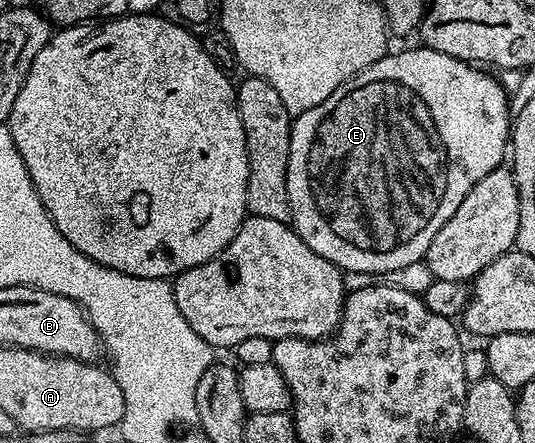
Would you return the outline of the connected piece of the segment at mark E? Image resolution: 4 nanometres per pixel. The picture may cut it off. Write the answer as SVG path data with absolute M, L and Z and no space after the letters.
M423 47L404 49L401 53L392 51L382 59L378 59L370 67L363 69L358 75L351 77L346 83L342 83L342 87L338 87L338 91L334 91L334 95L330 95L330 99L326 99L326 103L318 103L318 107L310 107L310 111L295 114L292 123L292 134L290 135L290 159L288 160L288 170L286 171L286 191L288 192L288 206L292 212L290 224L302 239L302 243L306 243L306 247L310 247L310 251L314 251L322 259L326 259L330 263L337 265L345 274L354 272L384 274L386 272L398 271L399 268L407 267L410 263L424 261L428 256L428 248L434 239L434 235L438 235L438 231L442 231L442 223L446 223L446 219L450 219L450 215L454 215L454 211L458 211L458 203L462 203L462 199L466 199L470 187L474 187L474 183L478 183L478 179L490 175L490 171L501 168L505 164L506 154L510 149L509 94L506 92L504 86L500 84L499 80L495 76L491 77L491 75L493 76L491 72L481 71L475 64L467 61L459 61L450 55L442 55L442 51L434 51L433 49L425 49Z

